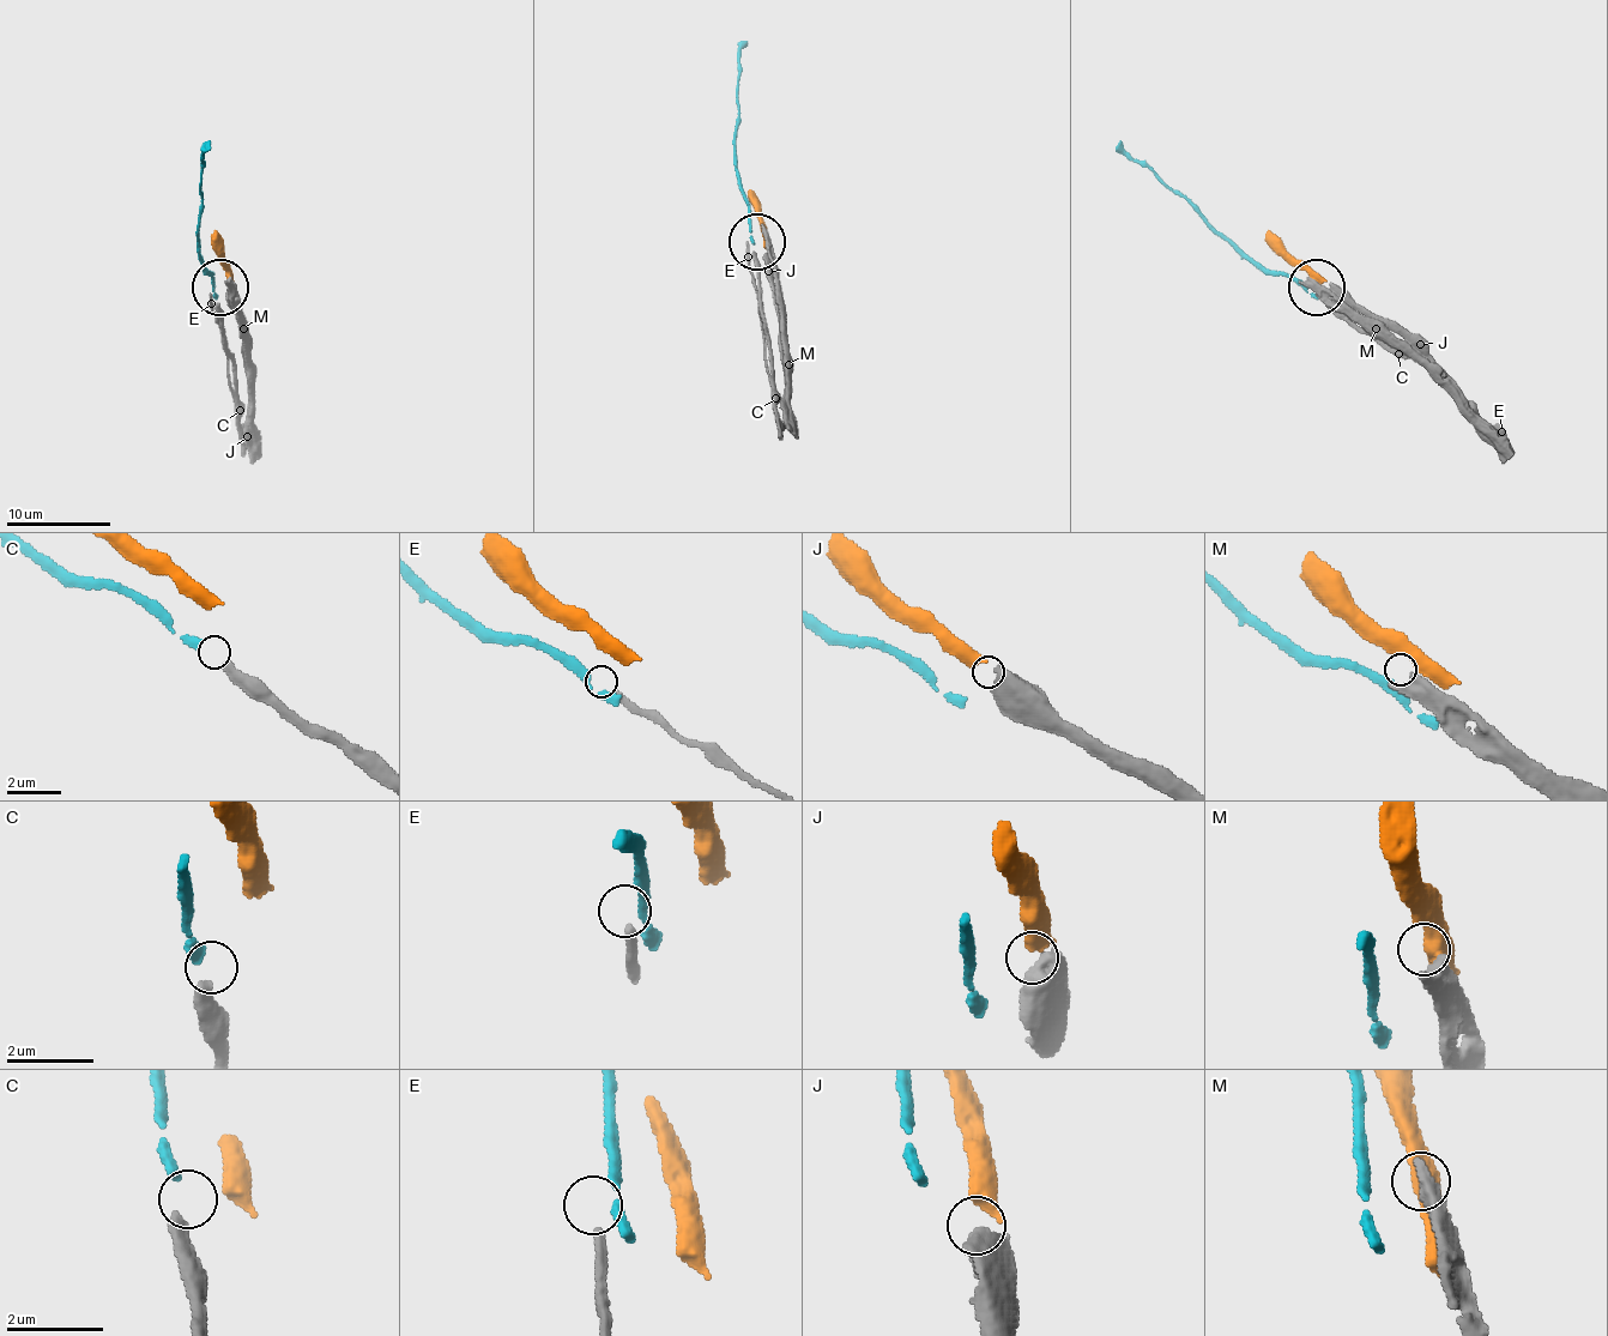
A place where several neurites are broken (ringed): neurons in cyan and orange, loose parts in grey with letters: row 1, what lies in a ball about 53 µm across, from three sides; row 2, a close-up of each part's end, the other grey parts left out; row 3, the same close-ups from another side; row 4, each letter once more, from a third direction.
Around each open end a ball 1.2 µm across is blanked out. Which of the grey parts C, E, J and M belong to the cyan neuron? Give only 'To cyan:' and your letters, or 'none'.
To cyan: C

